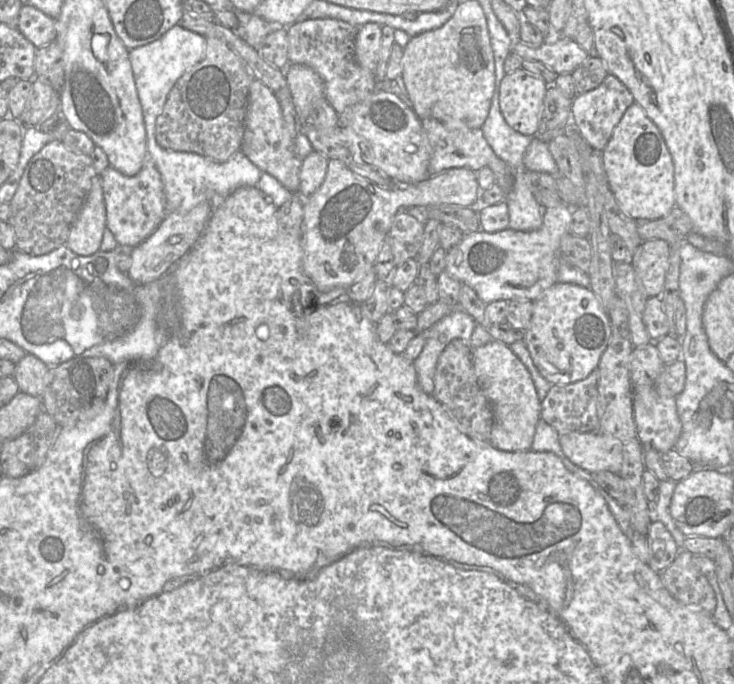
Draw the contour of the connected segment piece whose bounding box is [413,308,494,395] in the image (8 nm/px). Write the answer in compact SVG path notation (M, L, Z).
M454 308L450 314L434 323L425 332L425 345L413 361L419 387L428 395L433 394L438 358L453 339L461 339L464 343L469 343L472 349L494 340L488 328L477 324L474 318L461 308Z

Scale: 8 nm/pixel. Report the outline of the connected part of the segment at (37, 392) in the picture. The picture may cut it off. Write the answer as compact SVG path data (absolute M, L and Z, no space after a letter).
M26 353L16 364L13 378L20 392L42 399L48 371L49 367L44 362L32 354Z

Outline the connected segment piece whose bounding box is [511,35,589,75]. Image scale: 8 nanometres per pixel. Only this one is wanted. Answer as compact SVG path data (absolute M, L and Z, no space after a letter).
M556 36L533 48L522 41L515 41L511 53L522 59L539 61L558 74L572 73L589 56L575 39Z

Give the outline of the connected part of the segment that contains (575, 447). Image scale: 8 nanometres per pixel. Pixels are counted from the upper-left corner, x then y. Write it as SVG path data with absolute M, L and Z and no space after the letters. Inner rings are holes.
M558 433L561 449L577 467L588 473L618 473L623 461L623 445L605 433Z

